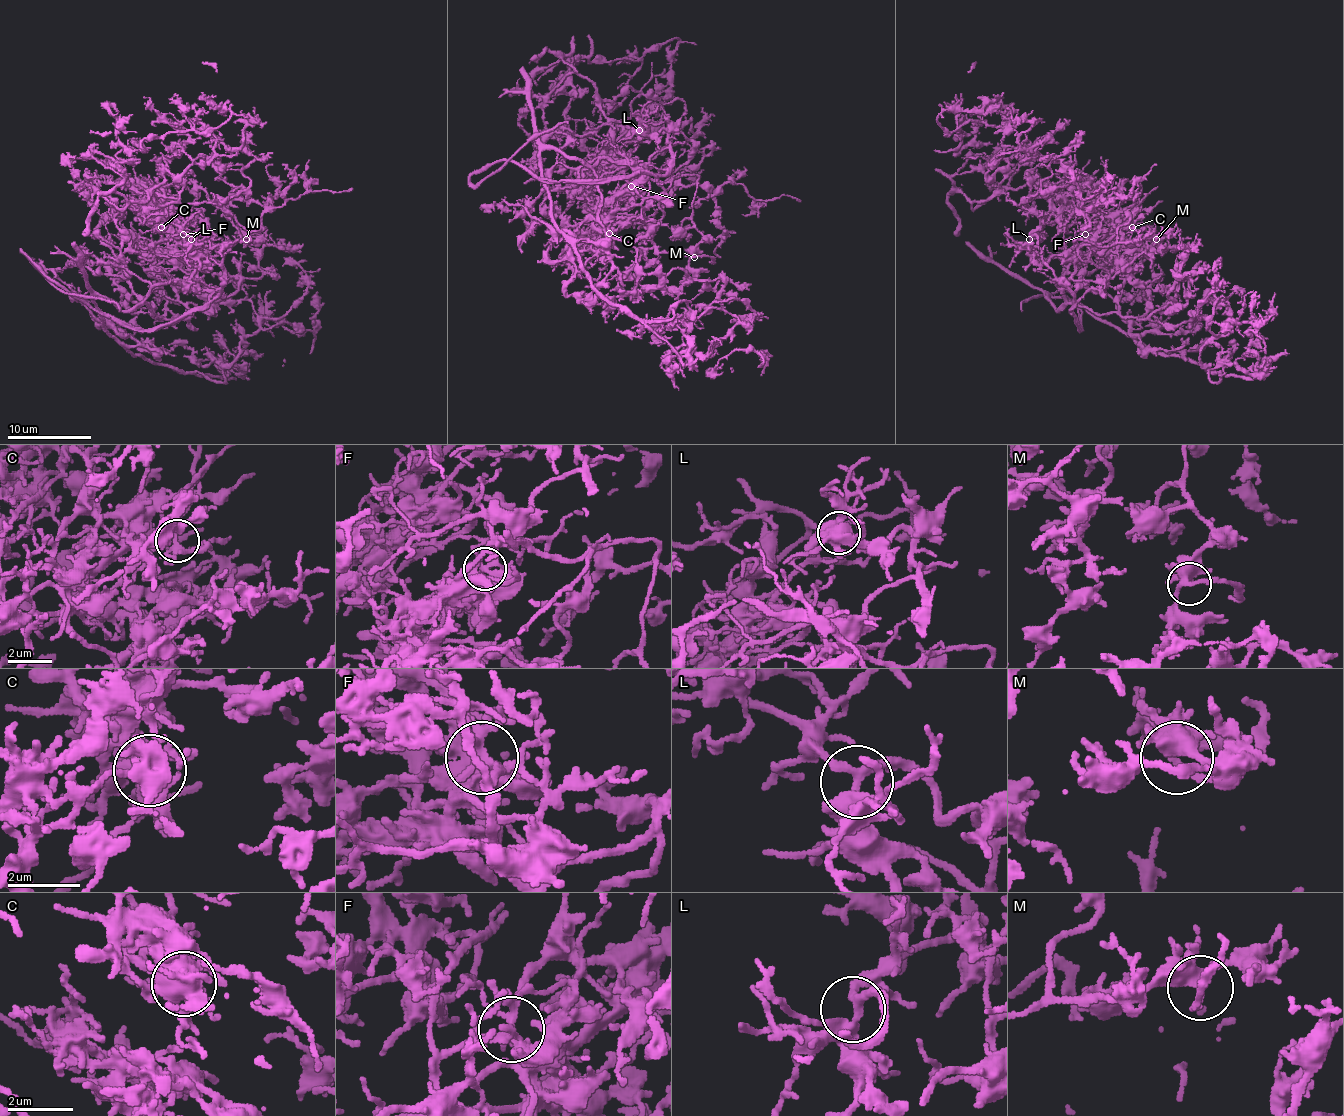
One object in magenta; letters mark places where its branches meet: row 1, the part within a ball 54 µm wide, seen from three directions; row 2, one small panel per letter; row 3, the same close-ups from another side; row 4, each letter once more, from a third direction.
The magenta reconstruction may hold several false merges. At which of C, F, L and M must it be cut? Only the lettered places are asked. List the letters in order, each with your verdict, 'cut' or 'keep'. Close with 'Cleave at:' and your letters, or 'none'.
C: keep
F: cut
L: keep
M: keep
Cleave at: F

